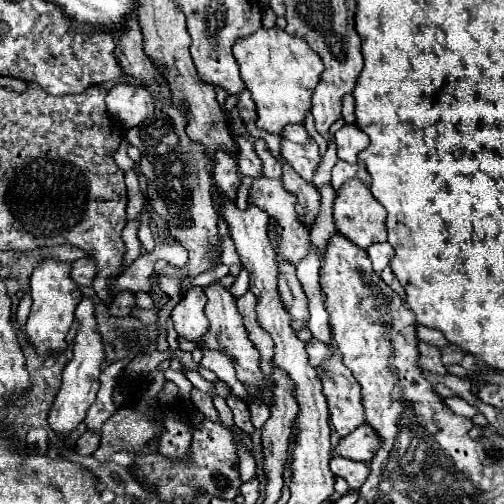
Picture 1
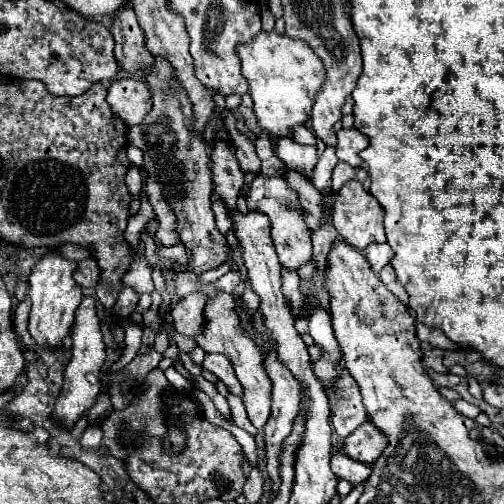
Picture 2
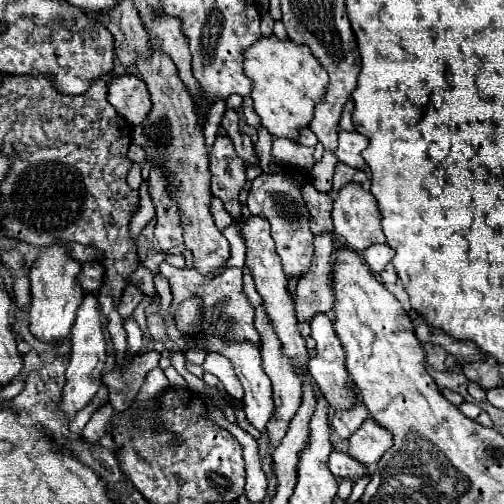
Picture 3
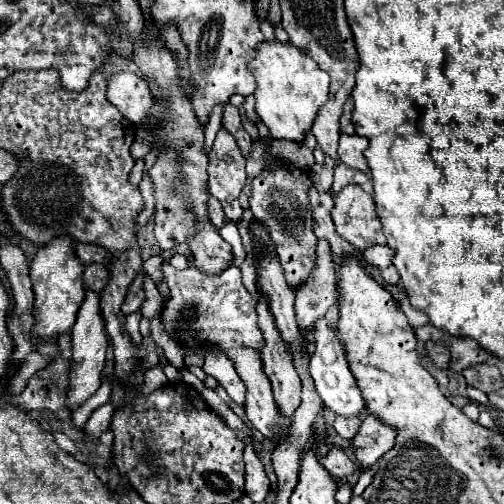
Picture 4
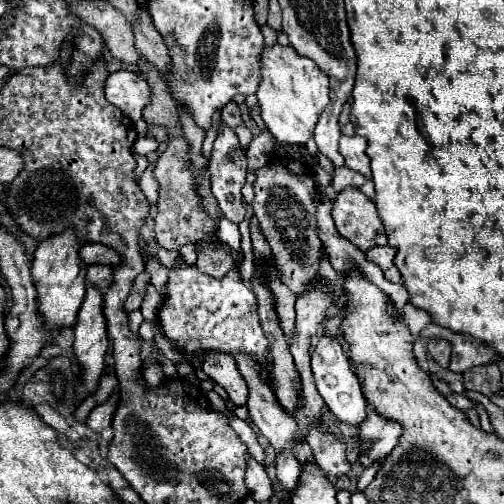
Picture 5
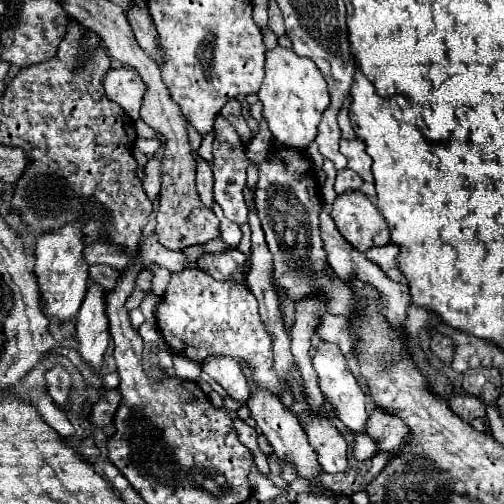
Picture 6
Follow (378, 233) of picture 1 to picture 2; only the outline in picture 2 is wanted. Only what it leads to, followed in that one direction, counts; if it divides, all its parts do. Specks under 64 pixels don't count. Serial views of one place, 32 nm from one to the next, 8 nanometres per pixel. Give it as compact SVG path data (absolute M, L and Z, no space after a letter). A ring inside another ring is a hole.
M350 180L348 184L344 184L344 188L338 190L332 204L332 224L338 234L358 250L364 250L372 242L386 242L384 208L380 208L378 200L358 180Z

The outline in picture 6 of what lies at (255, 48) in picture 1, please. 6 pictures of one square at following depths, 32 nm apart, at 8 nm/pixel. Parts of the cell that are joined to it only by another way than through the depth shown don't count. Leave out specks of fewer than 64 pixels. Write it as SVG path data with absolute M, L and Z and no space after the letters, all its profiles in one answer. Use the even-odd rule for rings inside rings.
M272 48L266 50L266 66L264 66L264 82L258 90L258 98L264 106L262 116L268 122L268 128L278 144L288 148L308 148L308 144L316 138L316 126L322 118L322 112L330 104L328 84L316 64L308 58L300 58L290 48Z

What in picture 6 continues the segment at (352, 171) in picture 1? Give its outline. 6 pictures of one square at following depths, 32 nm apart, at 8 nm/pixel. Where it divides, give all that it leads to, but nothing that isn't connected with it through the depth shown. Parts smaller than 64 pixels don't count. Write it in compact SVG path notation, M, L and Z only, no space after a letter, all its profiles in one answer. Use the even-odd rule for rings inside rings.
M350 168L336 172L336 182L334 182L336 194L342 194L346 190L358 190L362 184L364 184L364 180L360 176L356 176L356 172L352 172Z

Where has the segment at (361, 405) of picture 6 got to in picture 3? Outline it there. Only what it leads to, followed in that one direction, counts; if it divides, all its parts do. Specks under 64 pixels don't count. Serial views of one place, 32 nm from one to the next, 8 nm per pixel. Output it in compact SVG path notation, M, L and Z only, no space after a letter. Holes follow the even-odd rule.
M320 314L312 318L310 328L318 354L308 362L308 370L332 408L350 408L354 400L354 394L346 388L350 374L344 366L344 350L336 338L332 322L326 314Z

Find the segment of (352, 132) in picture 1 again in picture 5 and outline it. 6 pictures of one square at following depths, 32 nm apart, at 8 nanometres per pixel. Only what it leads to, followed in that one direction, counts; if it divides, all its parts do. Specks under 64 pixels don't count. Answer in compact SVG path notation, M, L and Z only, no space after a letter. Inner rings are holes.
M342 136L340 138L340 154L344 156L344 162L348 168L364 174L366 178L370 178L370 160L364 154L366 150L366 140L360 136Z

